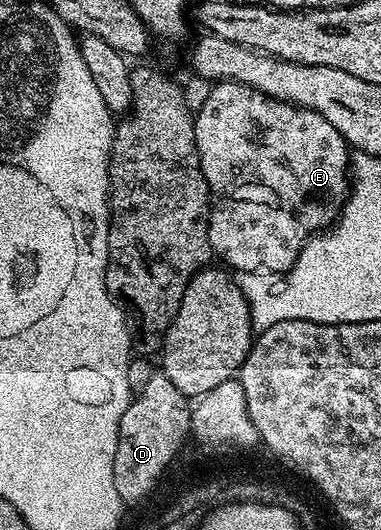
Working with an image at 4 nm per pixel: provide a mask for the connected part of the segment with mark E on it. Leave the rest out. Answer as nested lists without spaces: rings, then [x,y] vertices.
[[[220,81],[216,87],[204,99],[200,111],[195,112],[194,137],[198,145],[198,157],[202,165],[202,173],[208,182],[212,213],[208,220],[208,240],[213,252],[220,255],[229,263],[229,268],[237,267],[240,273],[259,273],[261,271],[288,271],[294,265],[294,261],[300,256],[301,249],[309,239],[317,233],[323,232],[332,226],[340,218],[340,212],[344,209],[344,202],[348,200],[350,190],[350,148],[348,142],[322,117],[317,111],[311,111],[306,107],[297,107],[295,103],[284,103],[281,99],[271,99],[260,91],[254,90],[241,83]]]

